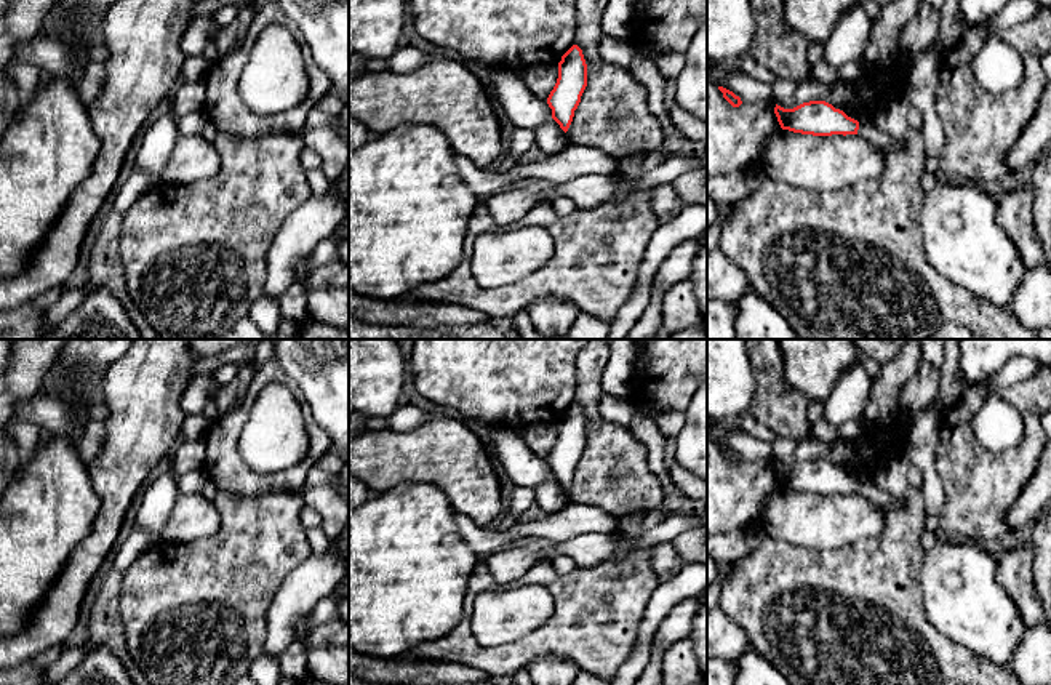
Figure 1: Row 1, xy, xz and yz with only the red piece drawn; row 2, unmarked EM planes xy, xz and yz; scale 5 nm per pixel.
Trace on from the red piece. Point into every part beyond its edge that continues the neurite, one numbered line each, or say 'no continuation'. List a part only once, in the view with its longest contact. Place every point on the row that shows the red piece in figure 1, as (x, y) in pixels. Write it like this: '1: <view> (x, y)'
1: yz (880, 140)

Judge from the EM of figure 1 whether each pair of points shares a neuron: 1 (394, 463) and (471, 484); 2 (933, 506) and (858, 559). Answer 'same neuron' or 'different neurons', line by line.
1: same neuron
2: different neurons

